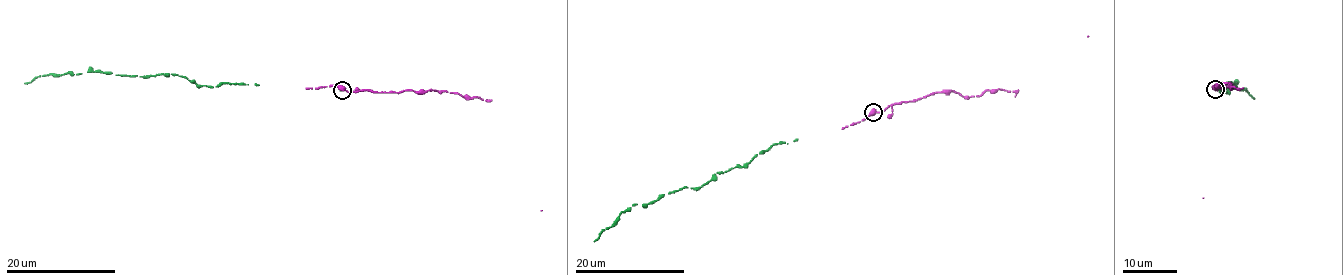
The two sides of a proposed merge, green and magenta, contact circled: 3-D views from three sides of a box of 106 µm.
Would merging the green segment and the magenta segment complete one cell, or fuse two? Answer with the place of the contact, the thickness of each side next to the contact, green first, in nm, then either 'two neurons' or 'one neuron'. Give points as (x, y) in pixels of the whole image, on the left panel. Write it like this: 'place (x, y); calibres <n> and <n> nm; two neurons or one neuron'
place (342, 90); calibres 150 and 500 nm; one neuron

